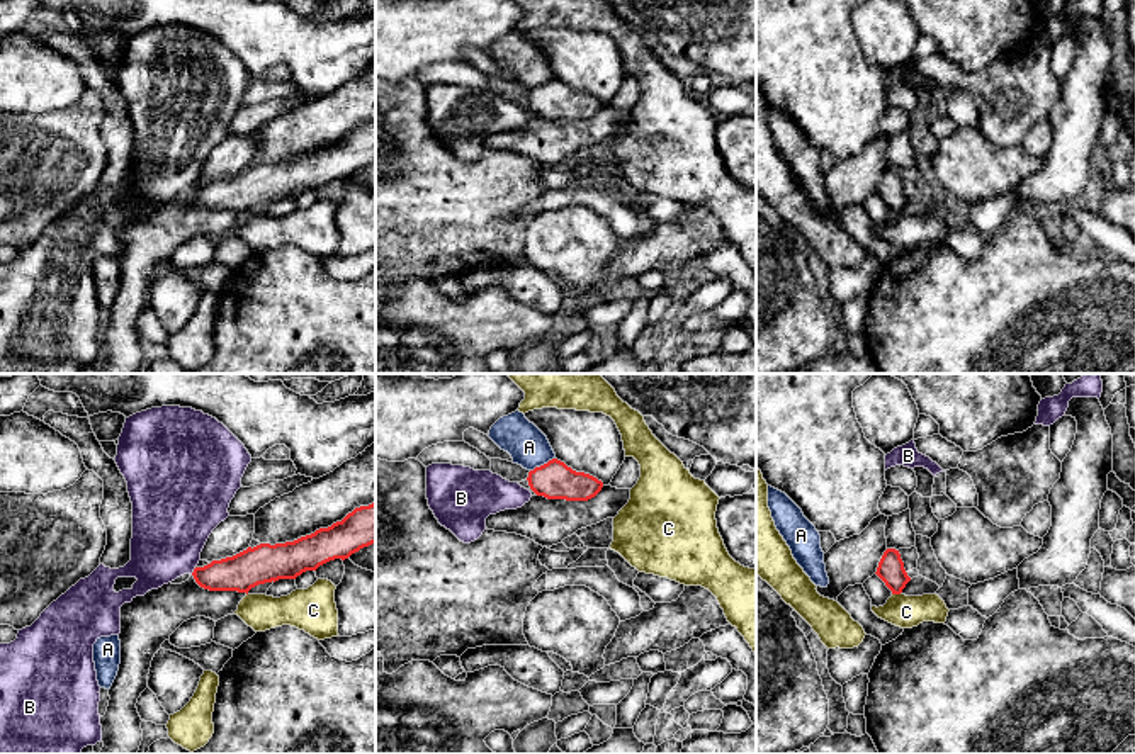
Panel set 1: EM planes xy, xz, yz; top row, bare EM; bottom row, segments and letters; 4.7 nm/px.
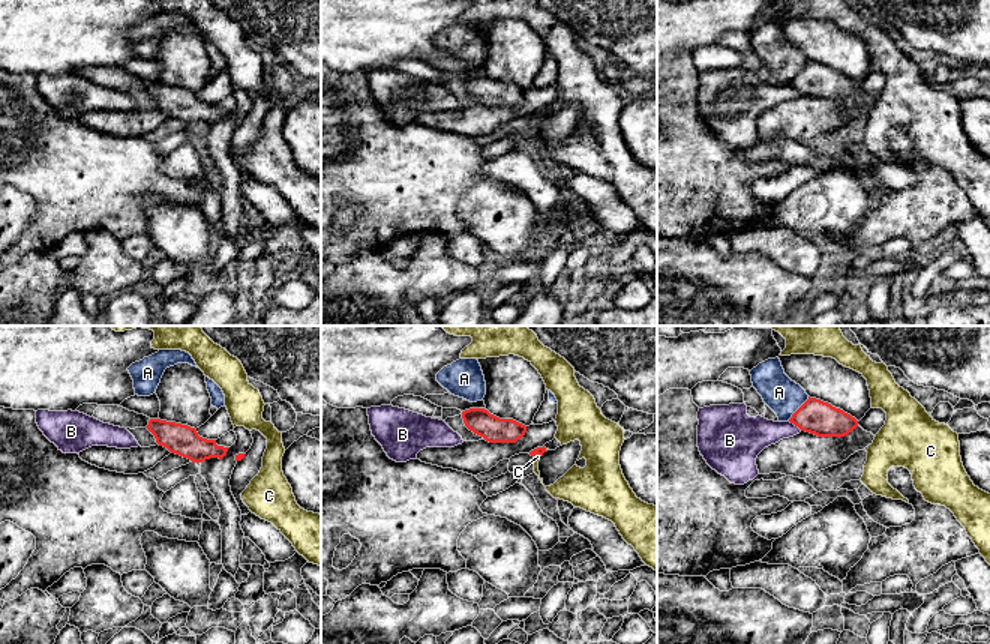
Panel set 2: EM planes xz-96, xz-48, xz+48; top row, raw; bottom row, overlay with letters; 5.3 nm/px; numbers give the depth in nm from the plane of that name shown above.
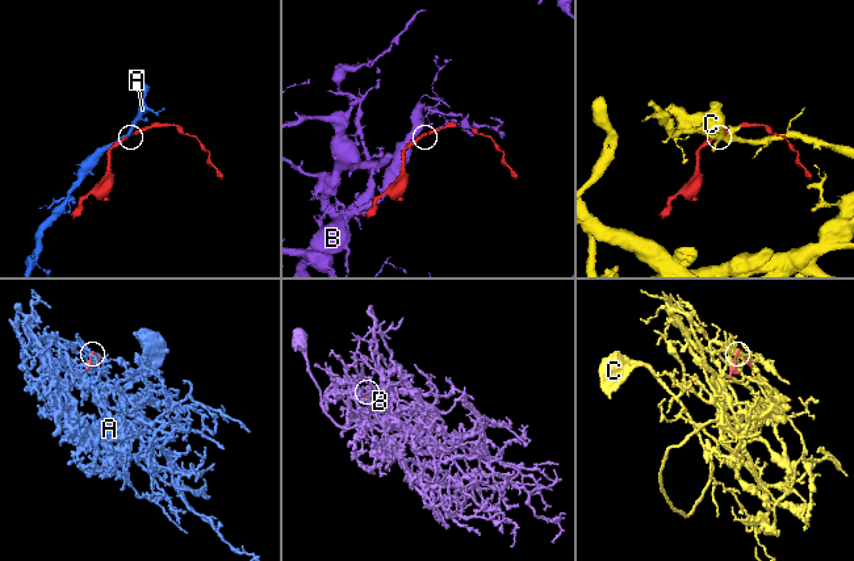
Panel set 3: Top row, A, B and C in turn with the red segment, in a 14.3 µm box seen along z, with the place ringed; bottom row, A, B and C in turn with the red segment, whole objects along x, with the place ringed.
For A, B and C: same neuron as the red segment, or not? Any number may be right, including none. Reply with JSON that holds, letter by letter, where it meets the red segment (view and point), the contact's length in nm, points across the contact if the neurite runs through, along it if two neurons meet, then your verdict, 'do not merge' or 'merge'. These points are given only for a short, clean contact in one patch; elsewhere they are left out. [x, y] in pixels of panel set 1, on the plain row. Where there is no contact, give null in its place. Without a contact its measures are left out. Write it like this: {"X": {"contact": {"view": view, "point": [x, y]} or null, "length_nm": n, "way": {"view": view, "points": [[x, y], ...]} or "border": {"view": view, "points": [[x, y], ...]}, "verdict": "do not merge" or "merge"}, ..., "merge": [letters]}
{"A": {"contact": {"view": "xz", "point": [544, 84]}, "length_nm": 140, "border": {"view": "xz", "points": [[554, 77], [530, 90]]}, "verdict": "do not merge"}, "B": {"contact": {"view": "xy", "point": [194, 191]}, "length_nm": 40, "border": {"view": "xy", "points": [[196, 187], [191, 192]]}, "verdict": "do not merge"}, "C": {"contact": {"view": "yz", "point": [896, 213]}, "length_nm": 40, "border": {"view": "yz", "points": [[892, 213], [899, 214]]}, "verdict": "do not merge"}, "merge": []}

